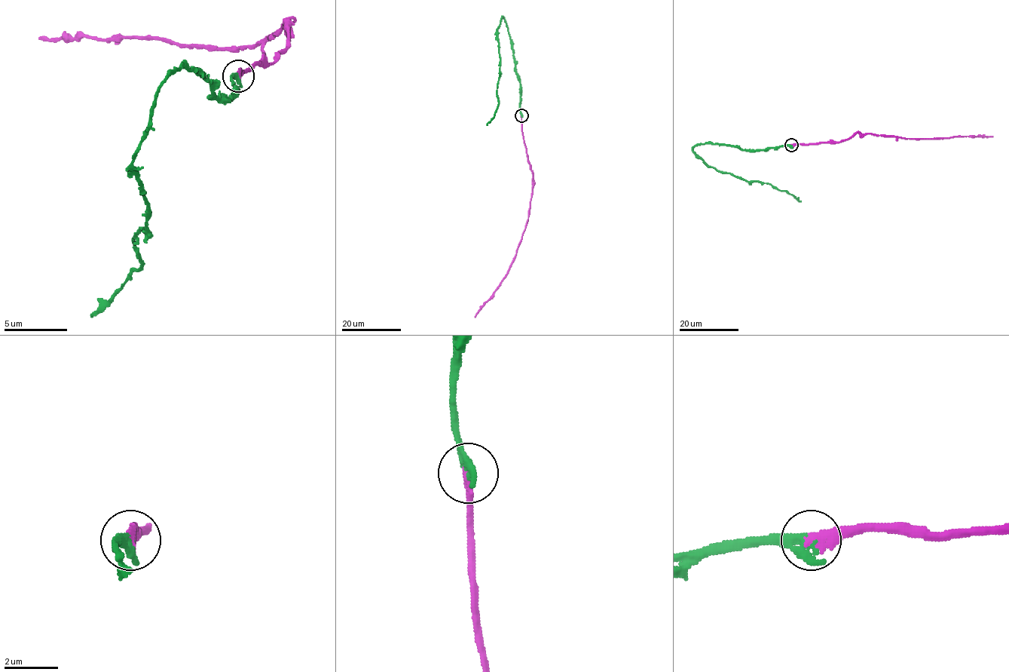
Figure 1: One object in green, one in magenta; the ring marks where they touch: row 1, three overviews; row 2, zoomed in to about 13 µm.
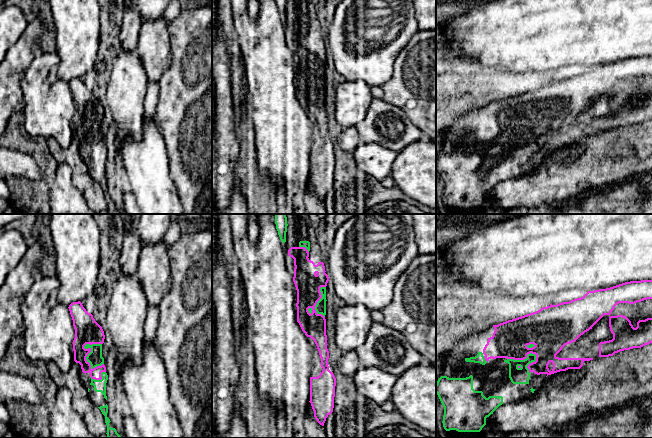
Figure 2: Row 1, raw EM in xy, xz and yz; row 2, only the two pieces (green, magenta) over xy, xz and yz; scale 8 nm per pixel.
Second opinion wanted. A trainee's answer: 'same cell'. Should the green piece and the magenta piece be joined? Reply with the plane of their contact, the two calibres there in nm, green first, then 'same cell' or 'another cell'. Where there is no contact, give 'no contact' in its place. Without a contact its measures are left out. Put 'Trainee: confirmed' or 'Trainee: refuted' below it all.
contact in xy; calibres 120 and 200 nm; same cell
Trainee: confirmed

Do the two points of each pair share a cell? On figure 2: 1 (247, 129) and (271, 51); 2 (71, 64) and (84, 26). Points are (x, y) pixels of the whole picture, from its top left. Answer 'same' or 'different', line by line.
1: different
2: same

